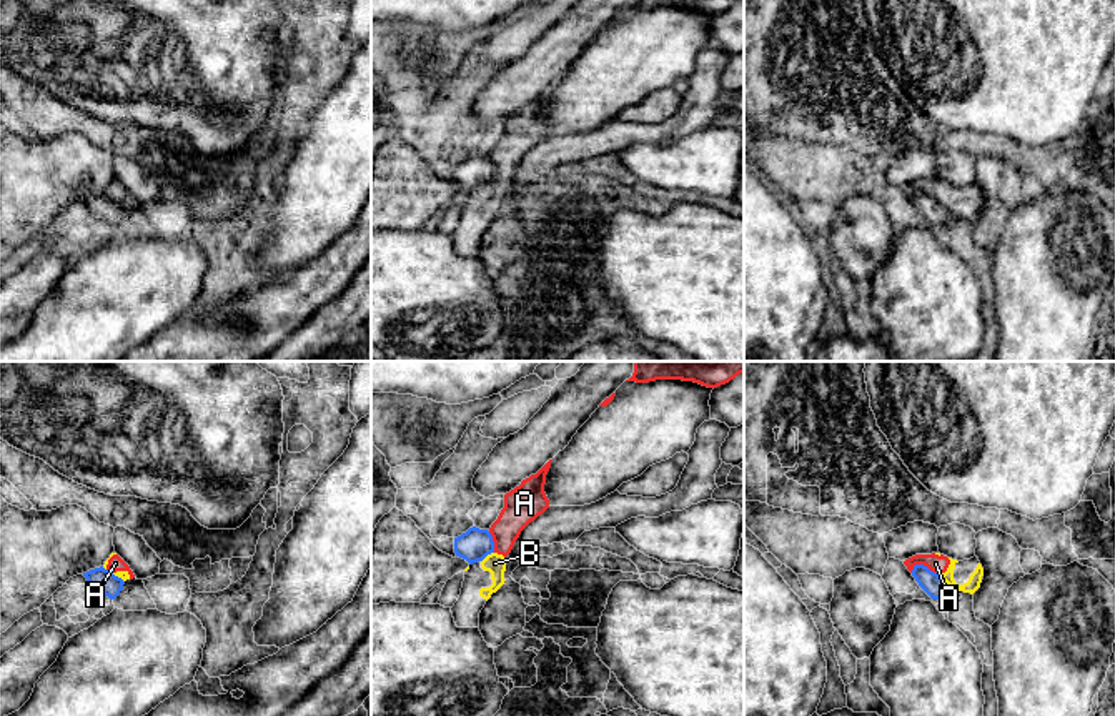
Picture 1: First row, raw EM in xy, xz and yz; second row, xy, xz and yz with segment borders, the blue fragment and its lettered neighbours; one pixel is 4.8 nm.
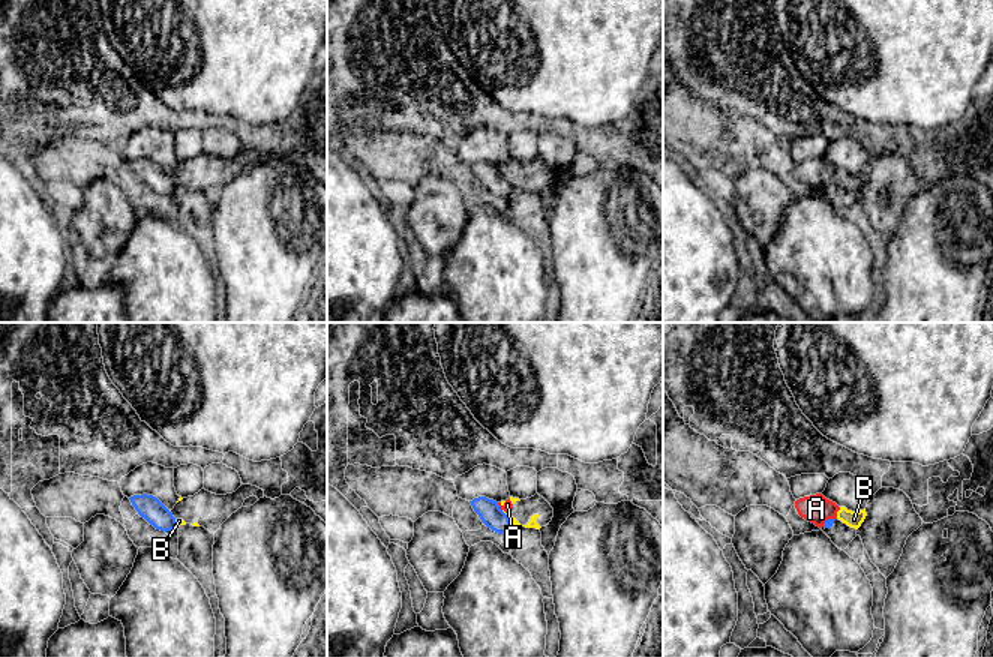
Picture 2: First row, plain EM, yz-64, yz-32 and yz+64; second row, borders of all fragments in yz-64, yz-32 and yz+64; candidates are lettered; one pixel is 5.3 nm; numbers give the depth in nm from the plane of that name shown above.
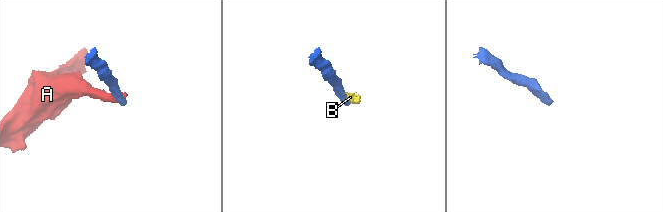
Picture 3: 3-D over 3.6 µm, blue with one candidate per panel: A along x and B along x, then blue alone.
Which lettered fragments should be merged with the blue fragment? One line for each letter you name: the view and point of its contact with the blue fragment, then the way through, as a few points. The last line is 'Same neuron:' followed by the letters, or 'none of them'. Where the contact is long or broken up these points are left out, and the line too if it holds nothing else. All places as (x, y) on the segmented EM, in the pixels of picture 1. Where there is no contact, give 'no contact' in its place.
Same neuron: none of them

